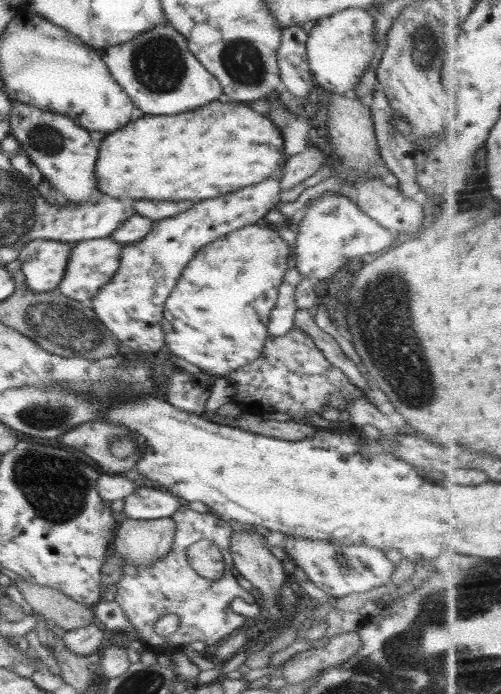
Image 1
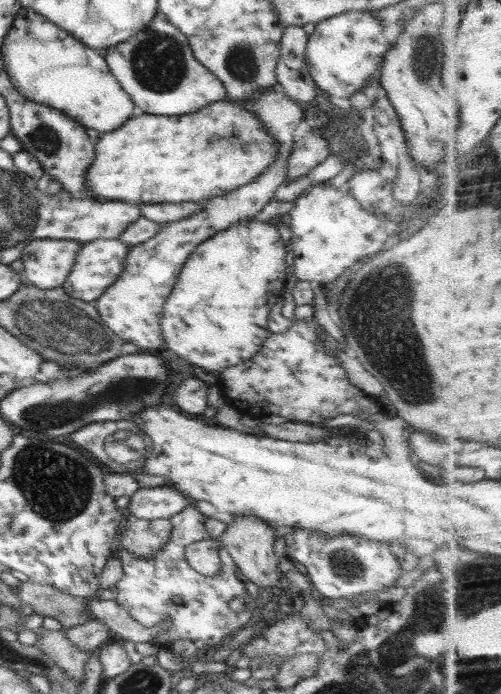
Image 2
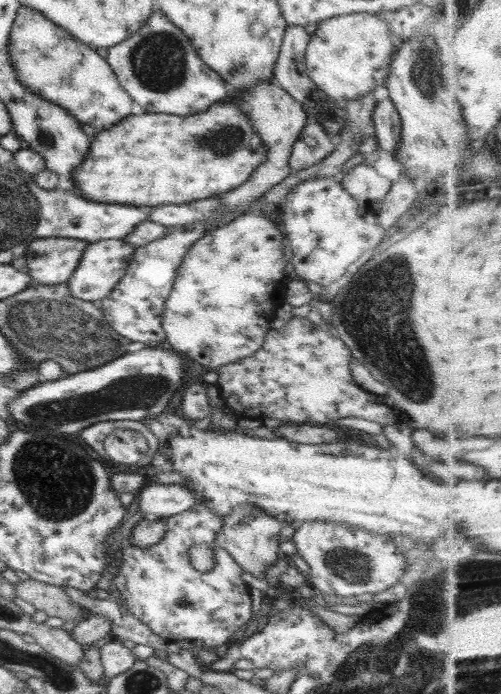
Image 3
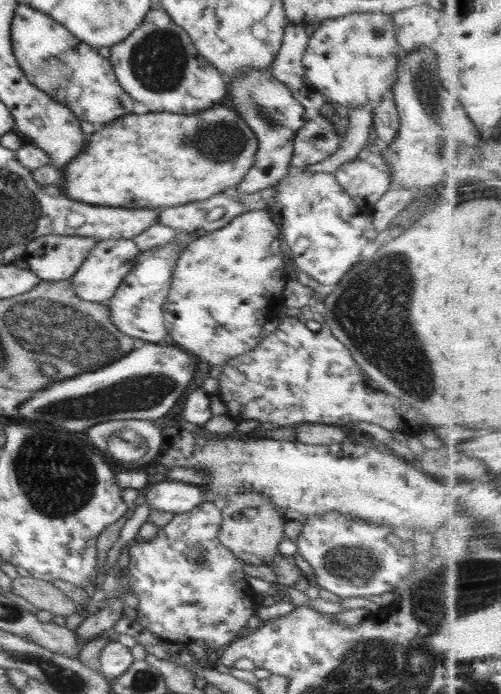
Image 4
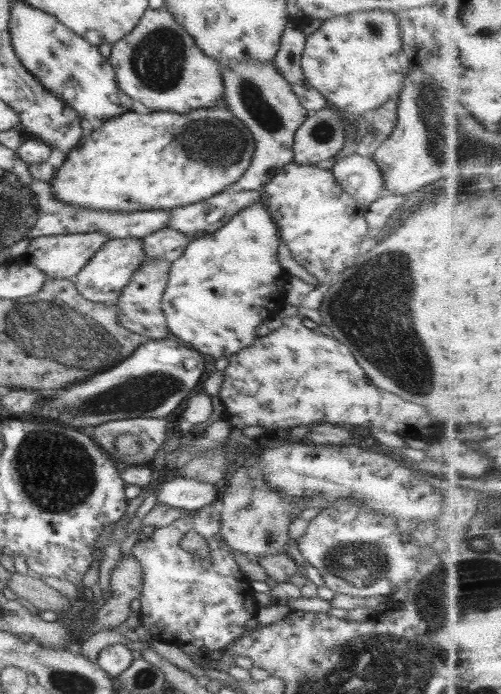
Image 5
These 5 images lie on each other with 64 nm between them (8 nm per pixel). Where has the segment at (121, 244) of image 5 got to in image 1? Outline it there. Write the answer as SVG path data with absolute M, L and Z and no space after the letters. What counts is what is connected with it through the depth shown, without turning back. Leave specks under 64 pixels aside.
M110 237L93 238L85 241L76 241L71 246L68 264L64 278L57 286L59 291L68 298L78 302L90 301L90 299L104 286L105 282L111 280L112 275L120 266L121 243Z

